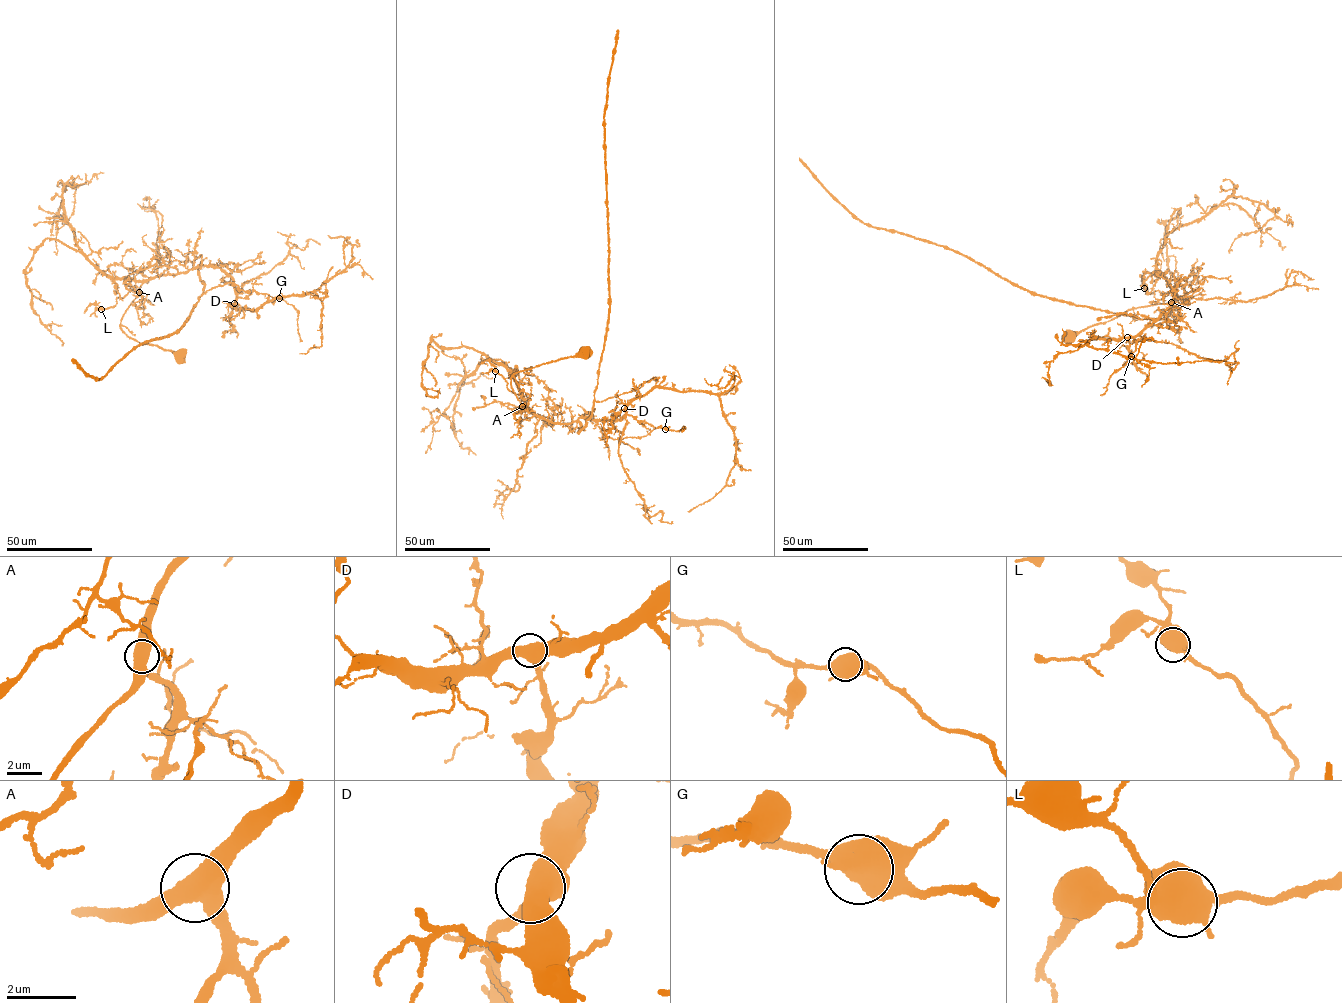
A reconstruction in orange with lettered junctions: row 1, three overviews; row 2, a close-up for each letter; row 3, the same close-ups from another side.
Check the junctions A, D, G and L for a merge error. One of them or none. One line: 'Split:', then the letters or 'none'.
Split: none

